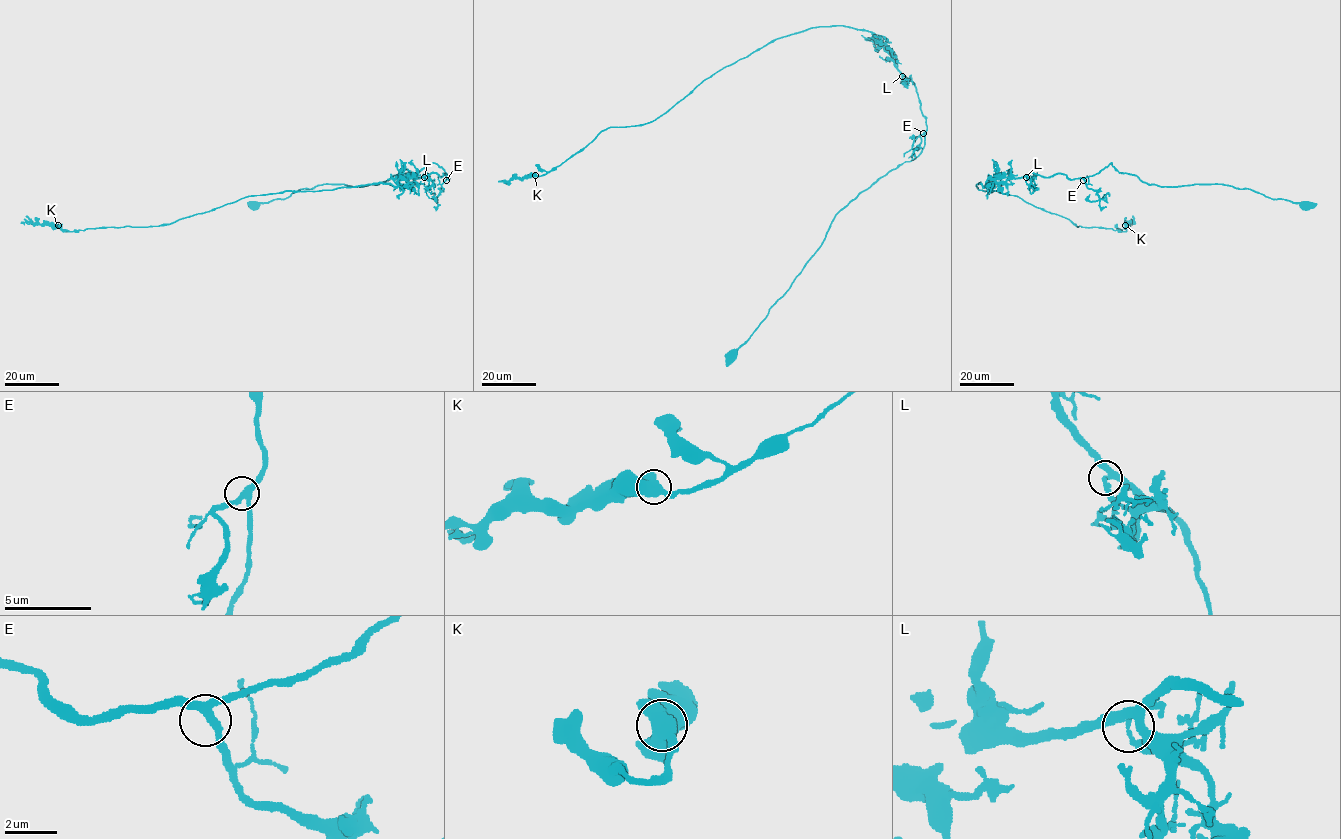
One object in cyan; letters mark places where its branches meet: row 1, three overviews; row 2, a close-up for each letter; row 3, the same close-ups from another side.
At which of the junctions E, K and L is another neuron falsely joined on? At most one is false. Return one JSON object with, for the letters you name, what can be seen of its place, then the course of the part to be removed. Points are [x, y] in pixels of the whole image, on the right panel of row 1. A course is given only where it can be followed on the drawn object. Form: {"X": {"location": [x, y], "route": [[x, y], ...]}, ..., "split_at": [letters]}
{"split_at": []}

